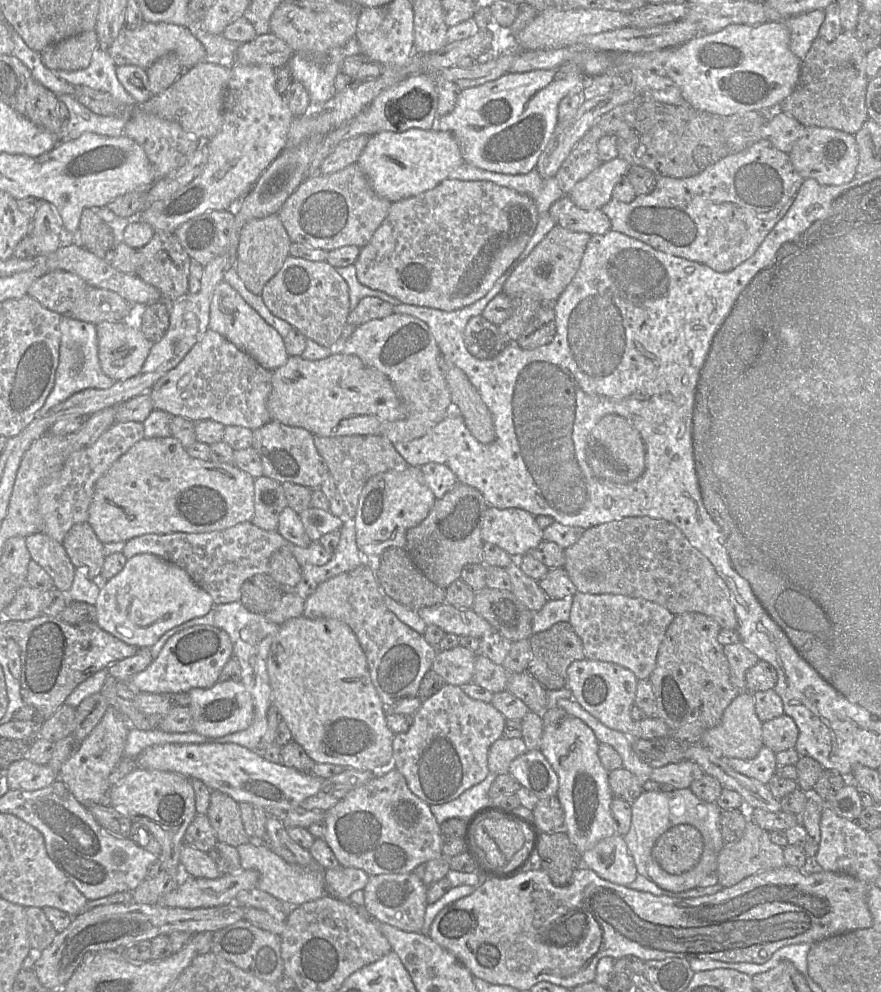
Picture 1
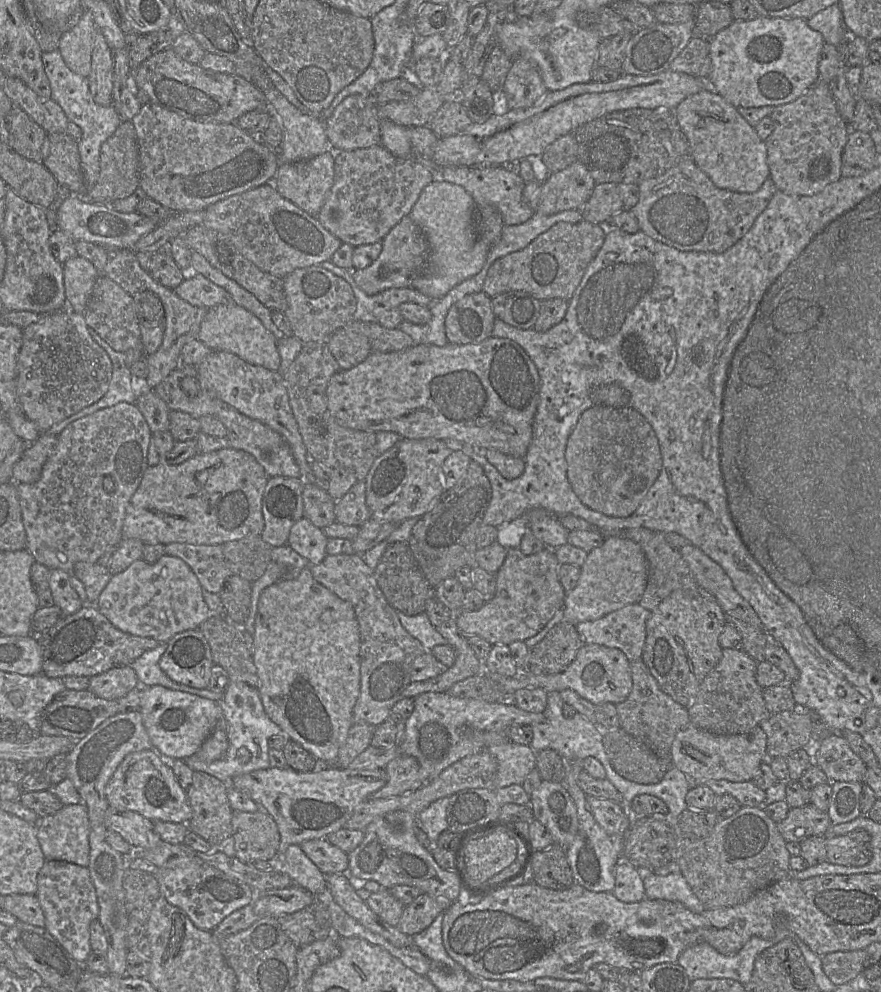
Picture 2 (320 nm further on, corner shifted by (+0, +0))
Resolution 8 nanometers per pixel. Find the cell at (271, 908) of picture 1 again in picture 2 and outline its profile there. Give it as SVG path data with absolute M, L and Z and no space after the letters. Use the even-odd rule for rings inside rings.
M207 865L160 868L154 876L159 883L161 895L171 905L182 909L193 924L201 930L213 931L232 912L251 902L254 903L259 898L258 890Z

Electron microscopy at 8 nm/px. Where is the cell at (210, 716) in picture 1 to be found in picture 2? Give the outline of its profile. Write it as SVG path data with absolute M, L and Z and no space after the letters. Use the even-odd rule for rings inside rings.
M161 685L145 687L139 711L152 749L169 761L192 756L223 719L220 702Z

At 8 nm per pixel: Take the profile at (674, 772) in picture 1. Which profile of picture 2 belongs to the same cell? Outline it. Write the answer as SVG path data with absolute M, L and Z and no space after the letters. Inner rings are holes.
M708 780L704 782L716 795L732 795L742 807L763 807L766 792L752 781L732 782L728 780Z

